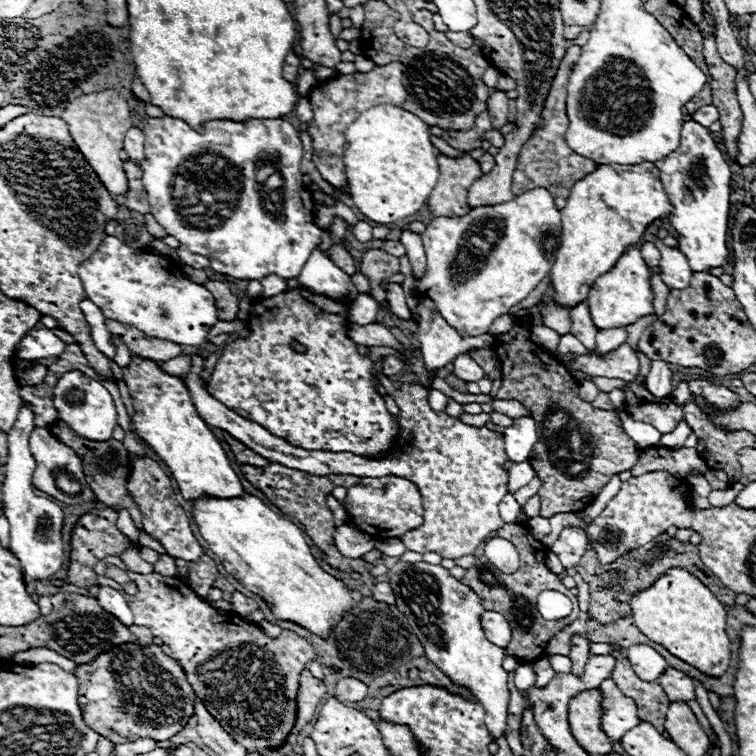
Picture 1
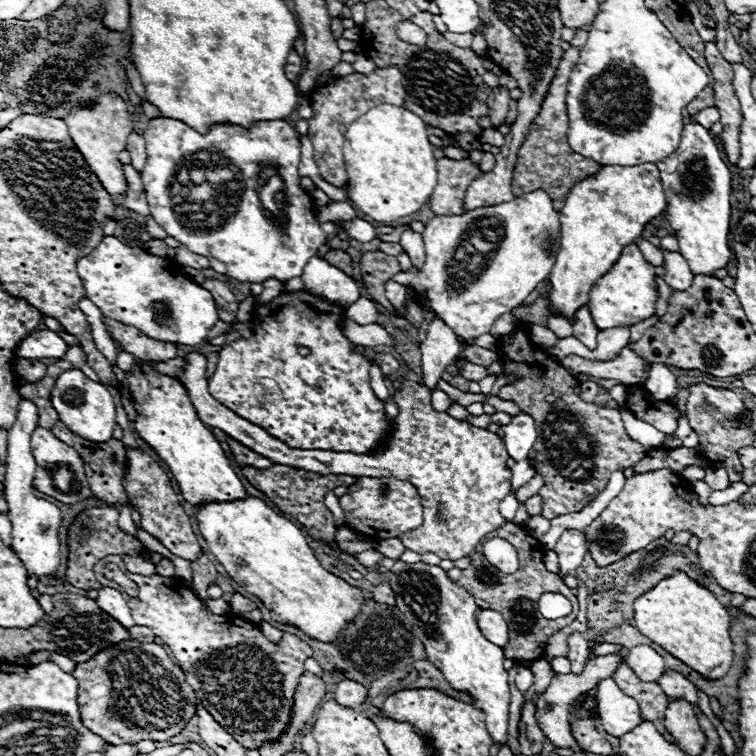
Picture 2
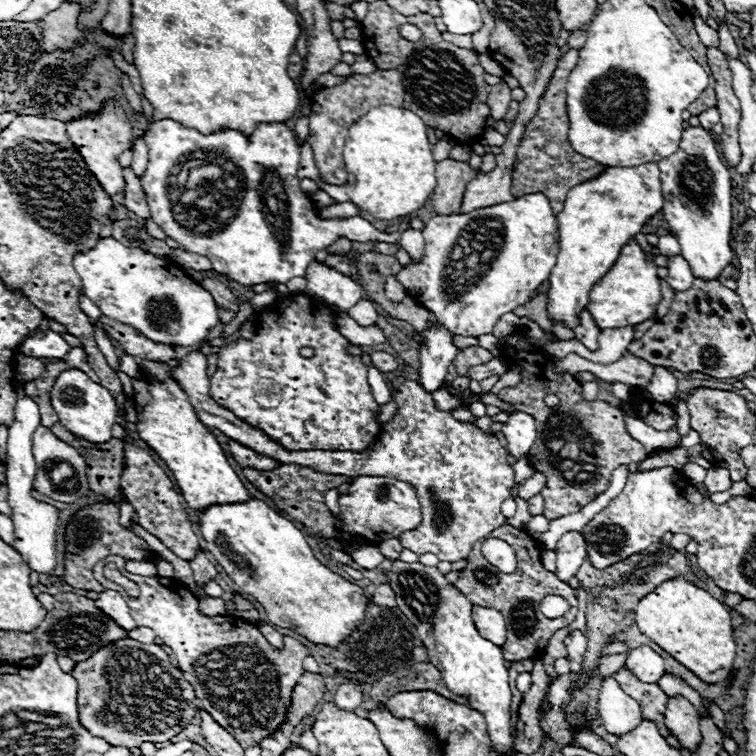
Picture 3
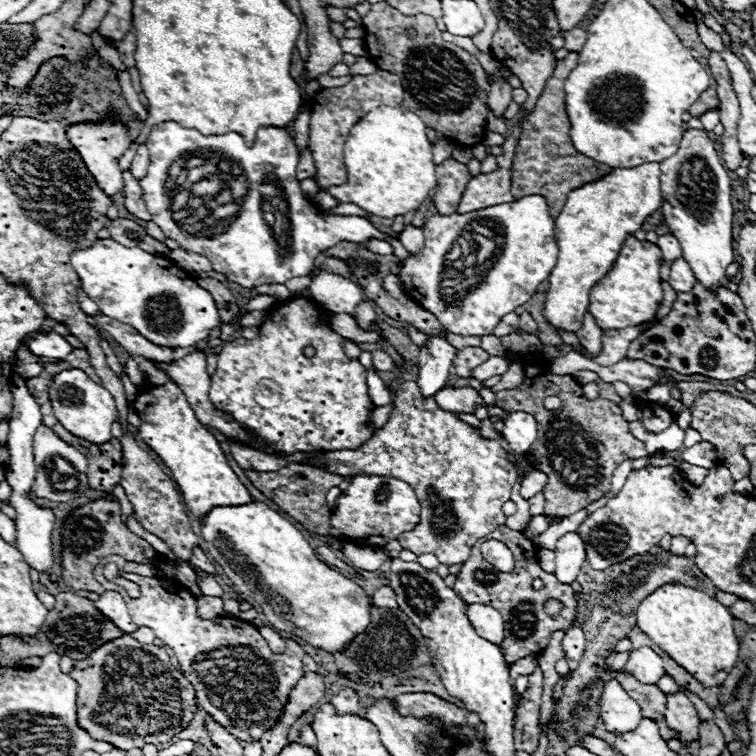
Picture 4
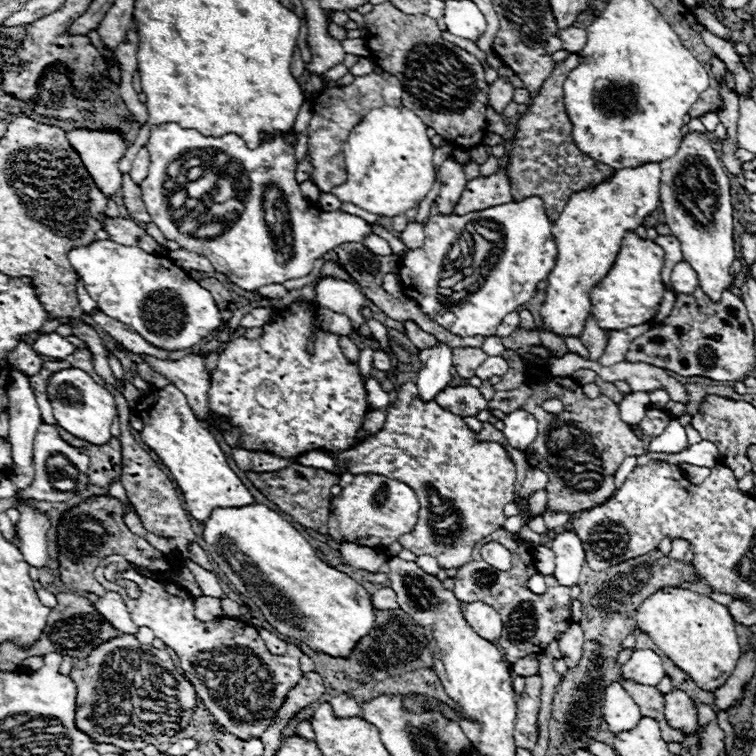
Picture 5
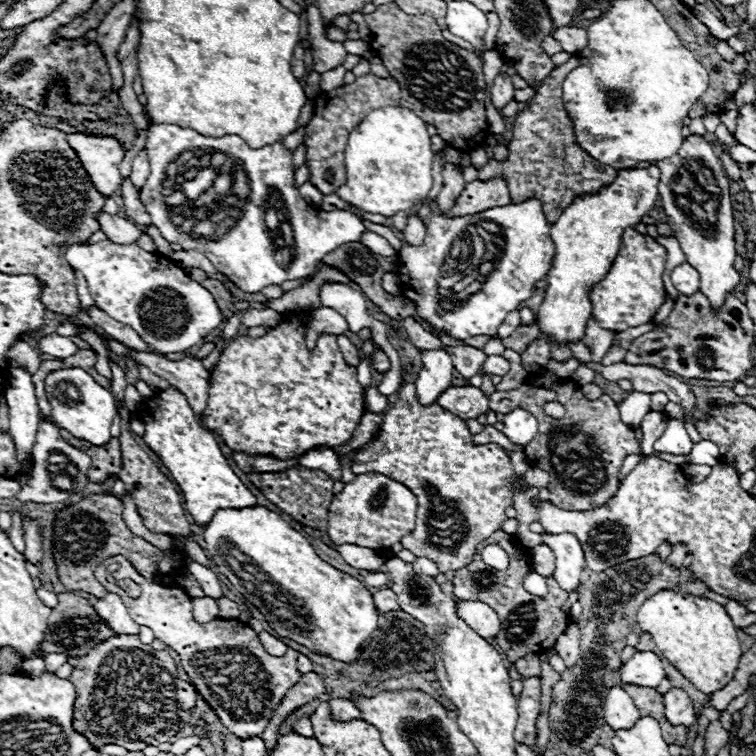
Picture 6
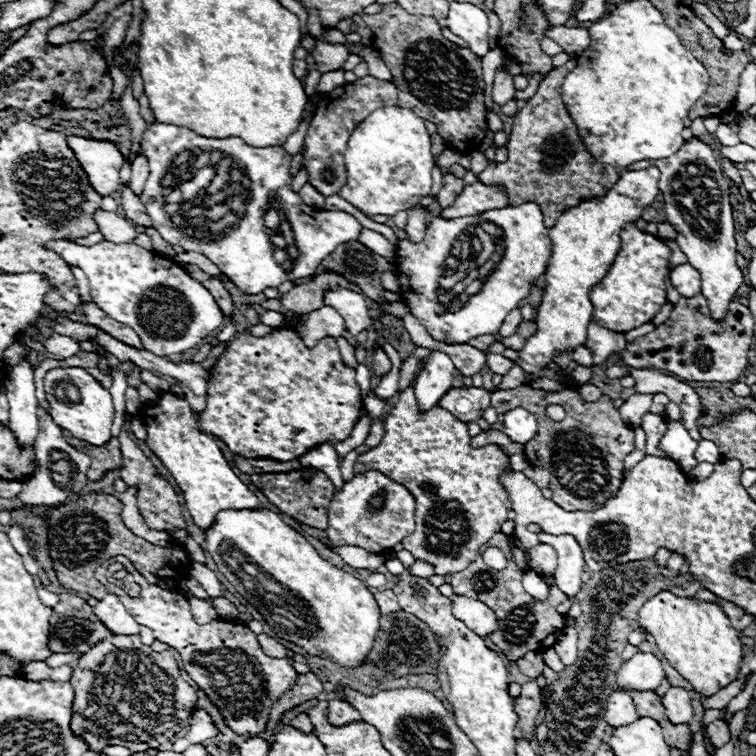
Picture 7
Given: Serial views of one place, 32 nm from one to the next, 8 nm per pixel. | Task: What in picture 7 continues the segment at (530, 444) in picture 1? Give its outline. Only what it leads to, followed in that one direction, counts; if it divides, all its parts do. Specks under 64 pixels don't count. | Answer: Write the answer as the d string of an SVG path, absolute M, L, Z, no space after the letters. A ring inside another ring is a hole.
M512 408L504 414L504 434L510 440L526 444L528 440L532 440L532 436L536 436L536 430L538 430L536 418L524 408Z

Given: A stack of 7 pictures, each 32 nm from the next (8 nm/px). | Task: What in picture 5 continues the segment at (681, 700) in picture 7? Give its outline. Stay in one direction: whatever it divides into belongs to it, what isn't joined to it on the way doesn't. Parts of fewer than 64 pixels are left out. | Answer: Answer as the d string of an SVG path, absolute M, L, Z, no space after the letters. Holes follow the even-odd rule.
M672 690L664 694L666 704L666 720L674 728L684 728L686 734L694 732L698 726L698 714L692 698L682 690Z

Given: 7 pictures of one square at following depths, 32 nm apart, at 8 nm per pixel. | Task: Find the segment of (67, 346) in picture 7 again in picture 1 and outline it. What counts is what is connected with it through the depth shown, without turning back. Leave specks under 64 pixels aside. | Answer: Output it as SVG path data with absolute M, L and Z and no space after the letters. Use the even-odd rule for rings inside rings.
M46 328L30 330L18 344L14 354L24 360L40 360L40 358L52 358L60 356L66 348L66 342L62 342L56 334L52 334Z

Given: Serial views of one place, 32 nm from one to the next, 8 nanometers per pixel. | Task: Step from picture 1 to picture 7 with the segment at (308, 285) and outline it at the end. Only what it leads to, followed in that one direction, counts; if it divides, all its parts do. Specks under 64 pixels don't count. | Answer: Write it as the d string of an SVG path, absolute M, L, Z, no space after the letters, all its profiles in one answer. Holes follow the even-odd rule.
M346 288L328 290L326 296L324 296L324 302L340 312L340 316L346 322L346 330L352 336L356 336L358 332L362 332L364 328L370 326L372 318L368 316L366 300L364 300L362 294L356 294L356 292L346 290Z

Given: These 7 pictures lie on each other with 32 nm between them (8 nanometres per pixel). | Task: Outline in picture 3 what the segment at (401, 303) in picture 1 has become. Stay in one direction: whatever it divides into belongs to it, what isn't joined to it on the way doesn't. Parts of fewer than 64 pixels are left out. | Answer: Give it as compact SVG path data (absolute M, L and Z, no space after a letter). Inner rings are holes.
M388 276L388 280L384 282L384 290L388 292L388 298L390 300L396 300L396 302L400 302L406 296L404 286L396 280L396 276Z

